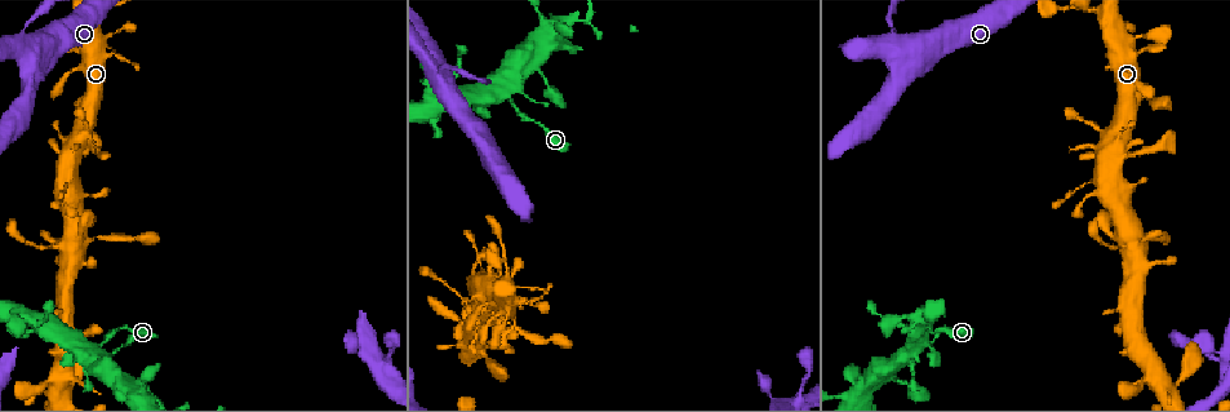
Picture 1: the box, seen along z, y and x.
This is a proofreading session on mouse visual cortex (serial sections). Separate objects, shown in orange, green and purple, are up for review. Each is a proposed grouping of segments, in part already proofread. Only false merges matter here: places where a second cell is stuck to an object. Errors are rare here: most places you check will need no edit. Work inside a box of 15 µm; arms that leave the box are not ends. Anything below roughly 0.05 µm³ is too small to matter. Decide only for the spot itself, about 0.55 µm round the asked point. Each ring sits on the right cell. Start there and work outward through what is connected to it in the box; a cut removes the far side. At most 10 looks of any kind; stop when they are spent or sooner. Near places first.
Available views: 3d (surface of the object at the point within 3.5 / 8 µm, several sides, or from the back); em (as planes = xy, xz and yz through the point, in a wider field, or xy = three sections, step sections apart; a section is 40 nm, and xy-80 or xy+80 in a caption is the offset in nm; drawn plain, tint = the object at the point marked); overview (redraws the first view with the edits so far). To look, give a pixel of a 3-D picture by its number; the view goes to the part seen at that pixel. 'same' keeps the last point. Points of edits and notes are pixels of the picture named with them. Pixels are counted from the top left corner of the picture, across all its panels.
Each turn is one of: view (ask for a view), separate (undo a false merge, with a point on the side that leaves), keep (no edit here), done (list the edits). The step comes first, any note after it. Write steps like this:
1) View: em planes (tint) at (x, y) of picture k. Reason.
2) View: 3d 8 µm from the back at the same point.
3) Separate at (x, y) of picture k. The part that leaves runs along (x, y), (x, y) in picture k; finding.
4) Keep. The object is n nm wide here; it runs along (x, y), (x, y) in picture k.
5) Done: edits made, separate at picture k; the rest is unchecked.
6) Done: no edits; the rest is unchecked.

View: 3d 3.5 µm at (94, 352) of picture 1. Three arms meet.

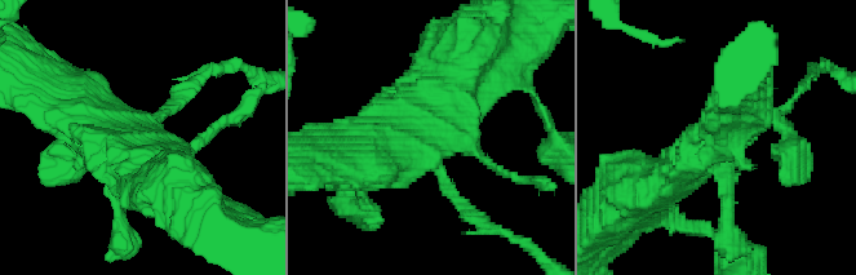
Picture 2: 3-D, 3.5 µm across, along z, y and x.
View: em xy step 3 (tint) at (137, 143) of picture 2.

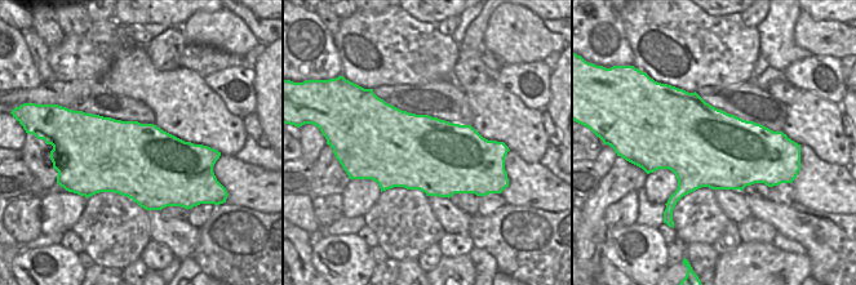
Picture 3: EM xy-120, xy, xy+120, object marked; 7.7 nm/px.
View: em xy step 1 (tint) at the same point. Another direction.

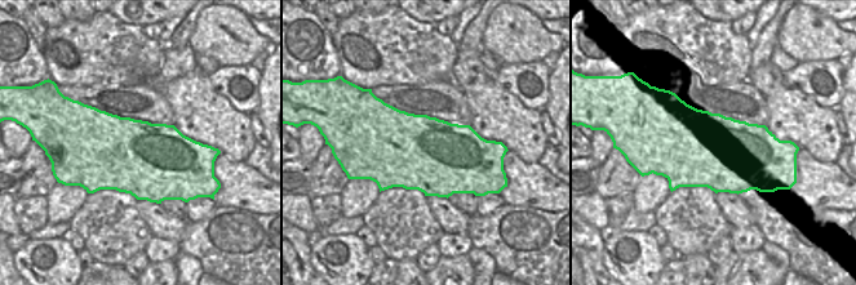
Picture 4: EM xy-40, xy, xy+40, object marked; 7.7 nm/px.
Keep. It runs along (783, 107), (657, 183) in picture 2; all the same cell.

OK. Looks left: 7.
View: 3d 3.5 µm at (136, 388) of picture 1. Sharp bend.

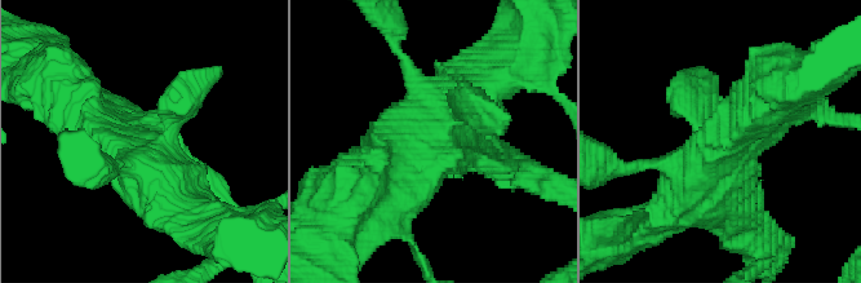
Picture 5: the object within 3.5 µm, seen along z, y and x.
View: em planes (tint) at (437, 157) of picture 5. Need the tissue.

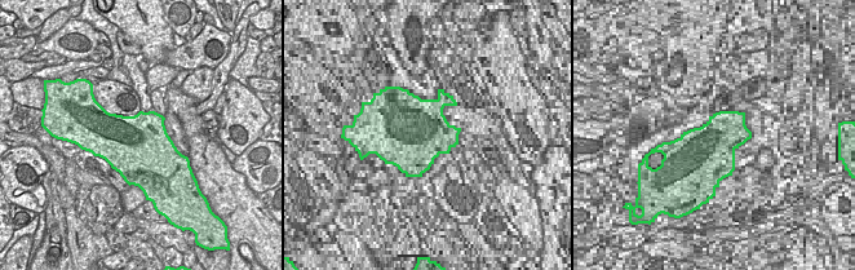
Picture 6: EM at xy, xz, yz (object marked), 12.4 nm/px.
Keep. It runs along (372, 171), (400, 144), (456, 157) in picture 5; continuous, no second cell.

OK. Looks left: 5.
View: 3d 8 µm at (1109, 16) of picture 1. Sudden change in width.

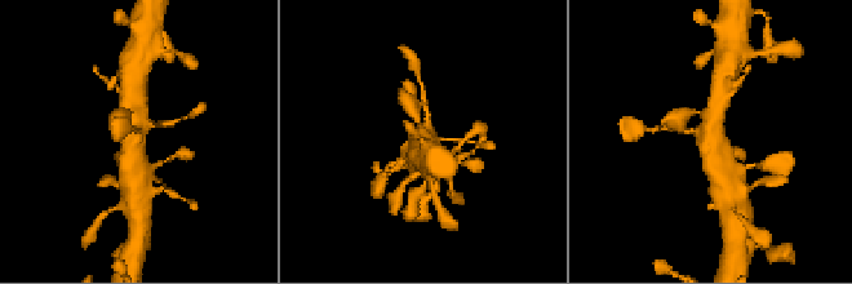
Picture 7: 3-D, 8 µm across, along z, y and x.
View: 3d 3.5 µm at (132, 141) of picture 7. Zoom in.

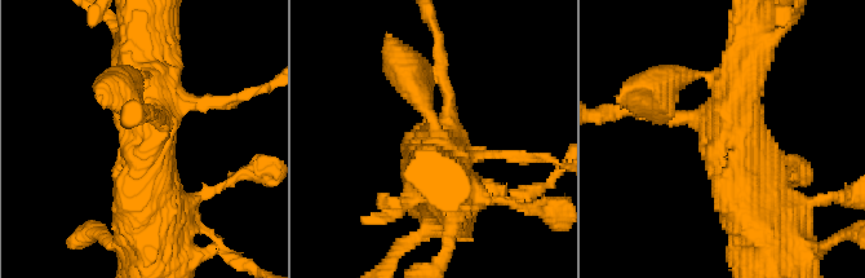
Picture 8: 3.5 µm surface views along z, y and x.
Keep. It runs along (766, 221), (733, 118), (670, 118) in picture 8; one cell here.

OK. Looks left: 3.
View: 3d 3.5 µm at (1104, 134) of picture 1.

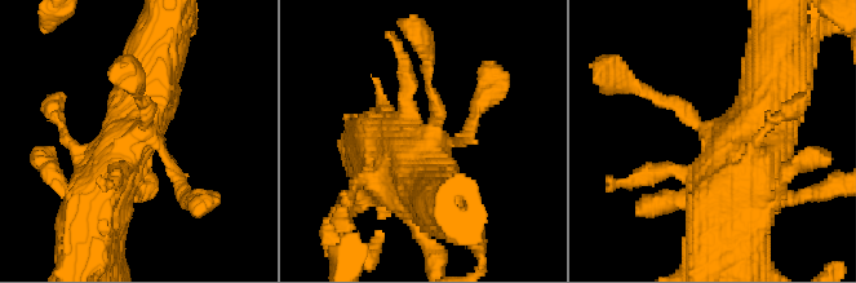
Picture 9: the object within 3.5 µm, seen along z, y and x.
View: em xy step 1 (tint) at (432, 146) of picture 9.

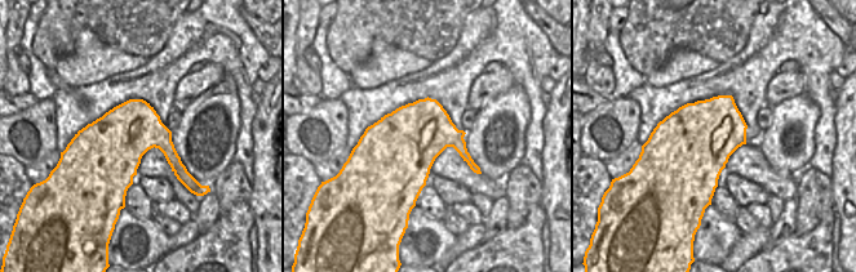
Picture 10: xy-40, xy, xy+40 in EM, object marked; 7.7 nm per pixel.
Keep. All the same cell.

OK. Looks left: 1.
Done: no edits; the rest is unchecked.

